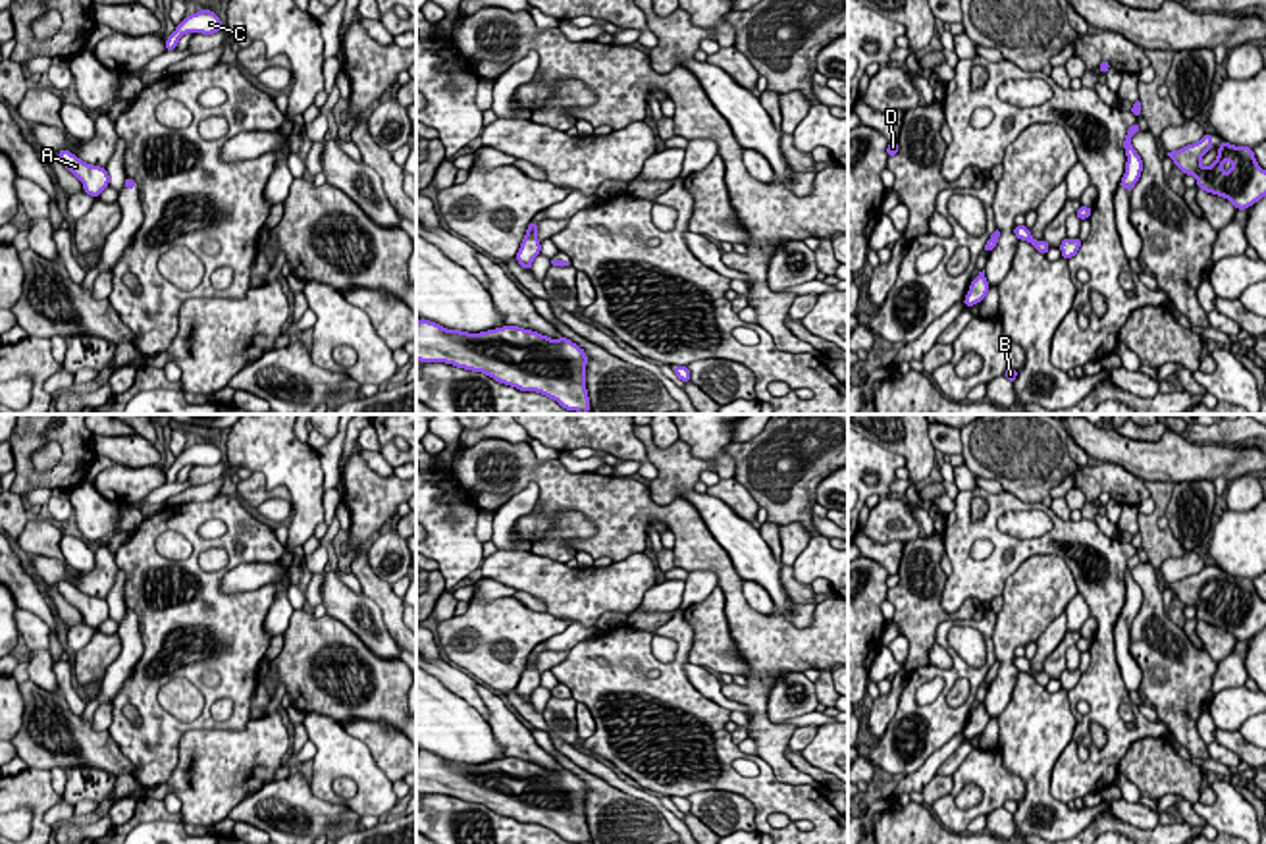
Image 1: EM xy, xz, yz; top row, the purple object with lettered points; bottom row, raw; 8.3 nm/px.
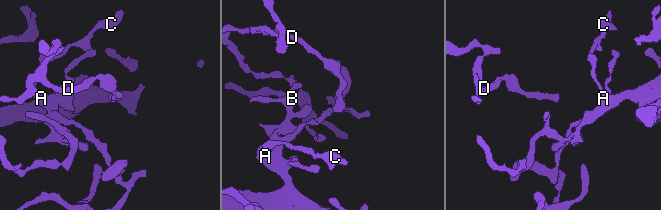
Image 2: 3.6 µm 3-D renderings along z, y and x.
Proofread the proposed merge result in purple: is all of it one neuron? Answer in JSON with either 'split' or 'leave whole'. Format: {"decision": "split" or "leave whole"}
{"decision": "leave whole"}

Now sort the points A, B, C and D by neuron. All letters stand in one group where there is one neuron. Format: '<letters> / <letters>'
A B C D

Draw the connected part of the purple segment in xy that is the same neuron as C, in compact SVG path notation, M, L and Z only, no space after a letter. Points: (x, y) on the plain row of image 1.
M200 441L197 445L185 447L185 451L175 459L175 462L166 470L166 484L177 480L177 472L185 464L212 466L222 462L222 451L212 441Z

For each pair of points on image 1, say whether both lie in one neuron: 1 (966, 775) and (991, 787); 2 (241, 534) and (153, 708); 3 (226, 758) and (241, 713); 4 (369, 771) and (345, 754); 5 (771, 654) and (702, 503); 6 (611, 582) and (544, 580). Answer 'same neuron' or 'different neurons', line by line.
1: same neuron
2: same neuron
3: different neurons
4: same neuron
5: different neurons
6: same neuron

